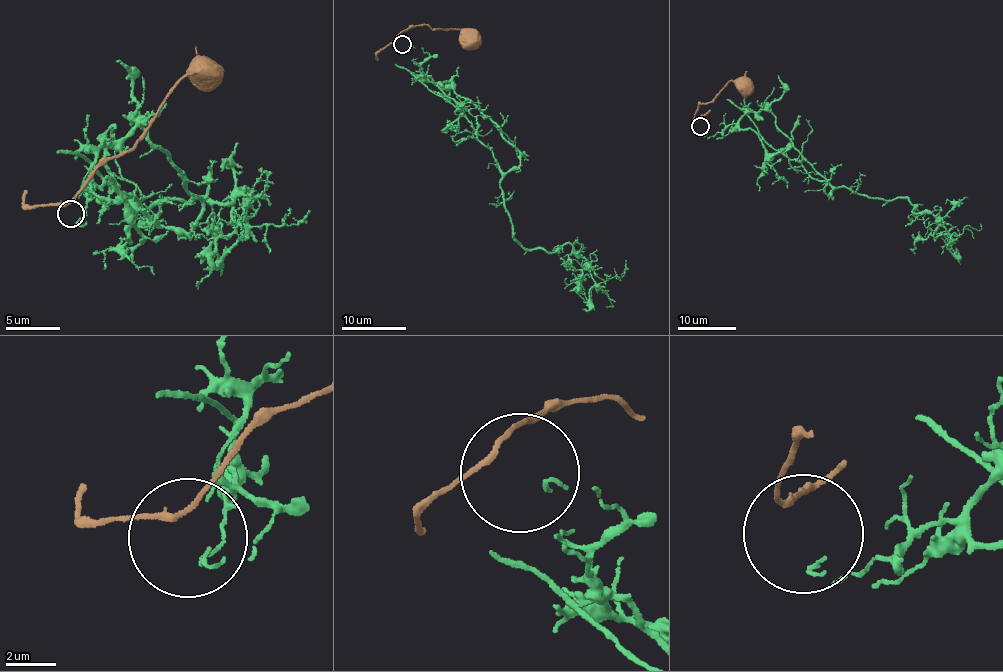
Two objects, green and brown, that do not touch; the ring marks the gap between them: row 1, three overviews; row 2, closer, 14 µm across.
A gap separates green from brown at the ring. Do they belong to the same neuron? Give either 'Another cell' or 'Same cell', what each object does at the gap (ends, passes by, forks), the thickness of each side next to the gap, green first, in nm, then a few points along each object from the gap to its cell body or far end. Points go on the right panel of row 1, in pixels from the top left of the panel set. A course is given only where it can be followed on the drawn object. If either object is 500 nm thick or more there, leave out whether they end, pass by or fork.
Same cell. At the ring green ends. At the ring brown passes by. Thickness 190 nm (green) against 240 nm. Course of green: (703, 132), (752, 129), (814, 178), (872, 198), (906, 196), (914, 212), (936, 219), (915, 254). Course of brown: (698, 120), (694, 114), (699, 104), (712, 100), (731, 80), (741, 92), (750, 95)

